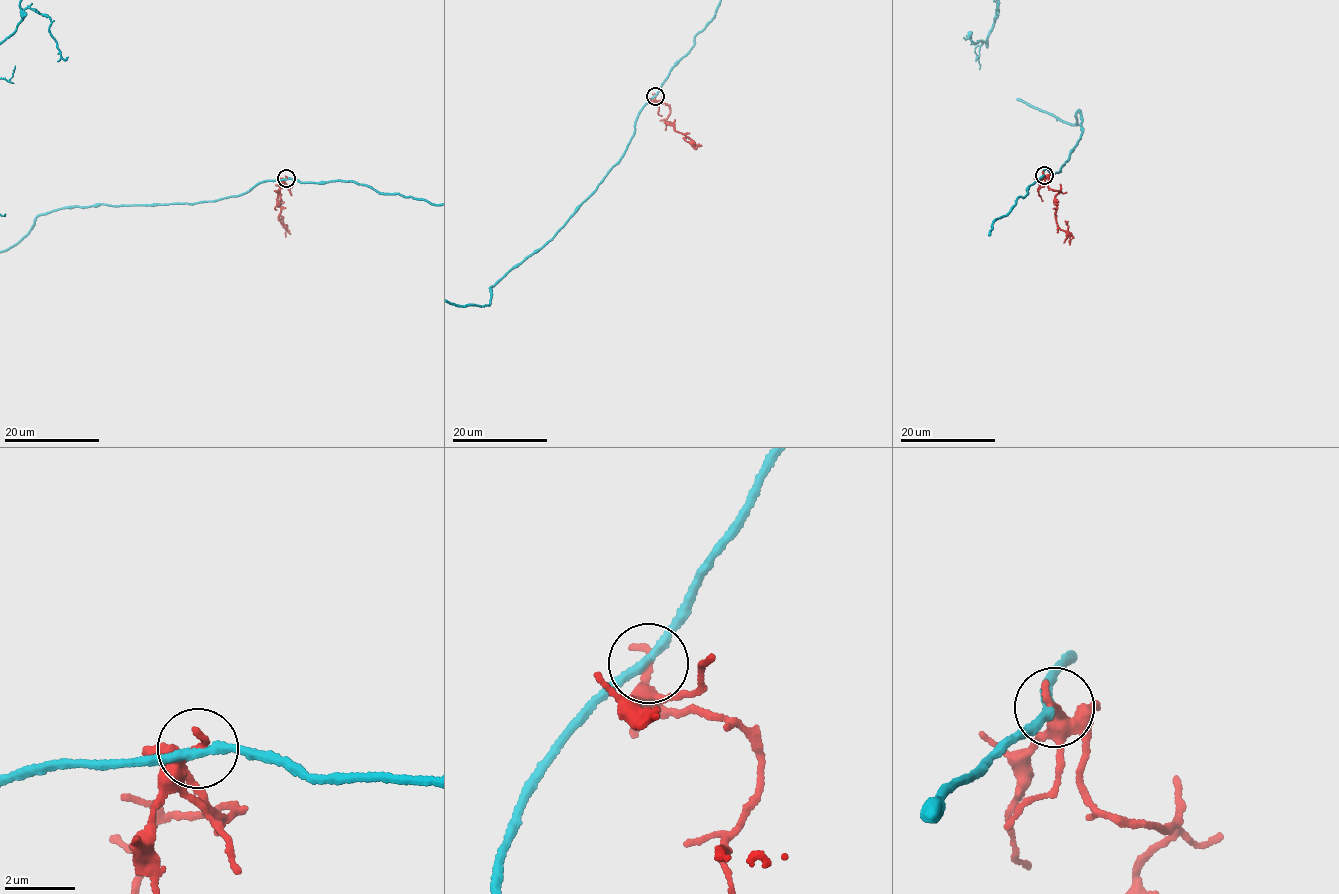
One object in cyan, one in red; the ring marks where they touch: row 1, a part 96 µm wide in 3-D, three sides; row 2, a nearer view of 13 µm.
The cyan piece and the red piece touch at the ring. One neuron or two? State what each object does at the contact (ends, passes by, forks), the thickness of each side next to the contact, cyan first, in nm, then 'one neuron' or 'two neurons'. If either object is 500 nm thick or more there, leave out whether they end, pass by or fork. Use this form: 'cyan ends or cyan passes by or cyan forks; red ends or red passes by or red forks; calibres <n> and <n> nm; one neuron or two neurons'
cyan passes by; red ends; calibres 240 and 240 nm; two neurons

